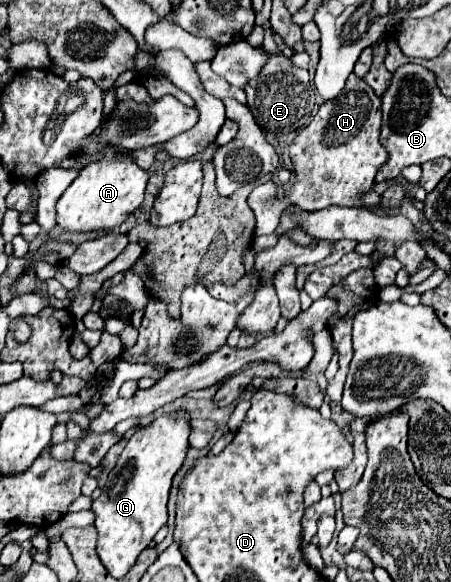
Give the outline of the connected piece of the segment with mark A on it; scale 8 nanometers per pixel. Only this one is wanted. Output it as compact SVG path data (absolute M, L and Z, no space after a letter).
M104 148L102 150L102 160L96 164L90 164L84 168L78 178L64 190L56 204L56 224L64 232L98 232L98 230L110 230L118 224L122 224L136 208L140 208L144 200L144 188L148 184L148 172L138 168L128 156L126 150L118 148Z

